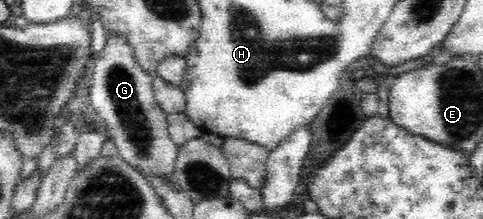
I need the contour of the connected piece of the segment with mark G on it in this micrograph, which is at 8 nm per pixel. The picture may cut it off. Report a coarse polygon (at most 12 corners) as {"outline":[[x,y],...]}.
{"outline":[[110,30],[89,94],[126,163],[172,178],[154,74]]}

